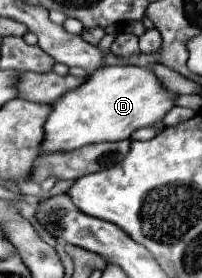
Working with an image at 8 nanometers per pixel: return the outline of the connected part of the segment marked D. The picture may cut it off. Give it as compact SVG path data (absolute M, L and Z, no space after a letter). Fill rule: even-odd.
M107 66L93 72L83 84L65 92L51 106L43 124L43 152L71 152L87 144L129 138L137 128L151 126L173 108L175 94L157 80L151 68Z

